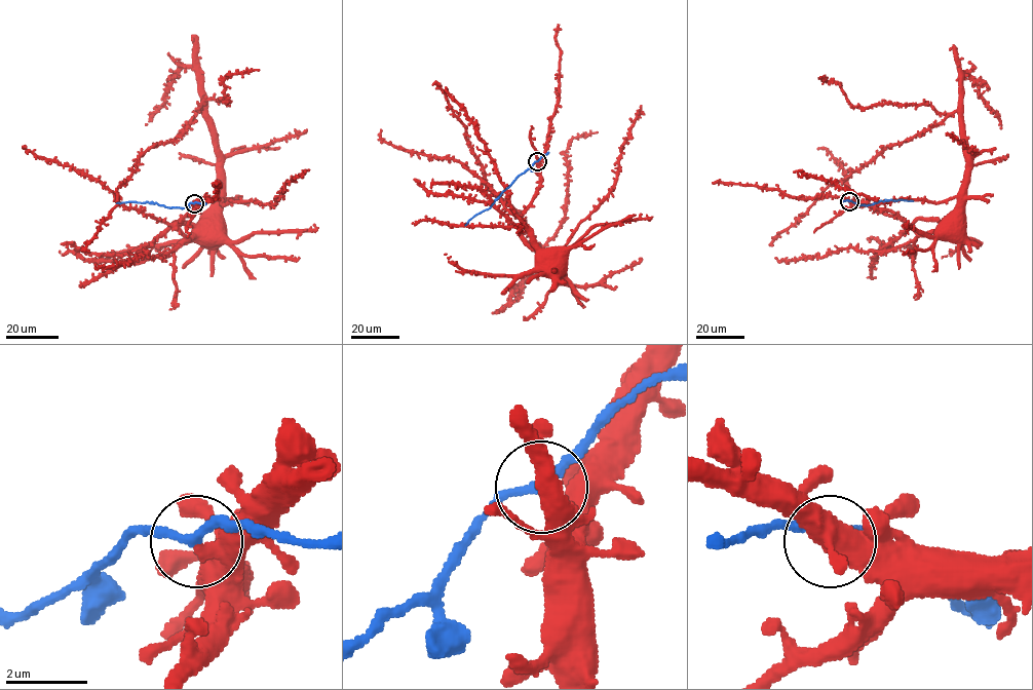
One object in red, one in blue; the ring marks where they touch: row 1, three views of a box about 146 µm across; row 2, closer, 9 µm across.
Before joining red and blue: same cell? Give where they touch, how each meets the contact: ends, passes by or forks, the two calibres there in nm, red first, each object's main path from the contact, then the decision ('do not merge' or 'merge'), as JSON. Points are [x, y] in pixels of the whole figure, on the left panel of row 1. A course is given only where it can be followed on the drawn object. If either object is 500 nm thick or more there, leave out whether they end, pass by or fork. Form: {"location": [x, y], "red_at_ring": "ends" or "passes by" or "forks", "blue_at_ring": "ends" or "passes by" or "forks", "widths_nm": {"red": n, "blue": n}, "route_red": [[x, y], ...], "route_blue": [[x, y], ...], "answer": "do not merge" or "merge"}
{"location": [194, 203], "red_at_ring": "ends", "blue_at_ring": "passes by", "widths_nm": {"red": 320, "blue": 200}, "route_red": [[194, 203], [196, 208], [186, 215], [177, 227], [187, 237], [193, 237], [212, 221], [207, 221]], "route_blue": [[194, 203], [182, 208], [165, 207], [156, 203], [116, 203]], "answer": "do not merge"}

